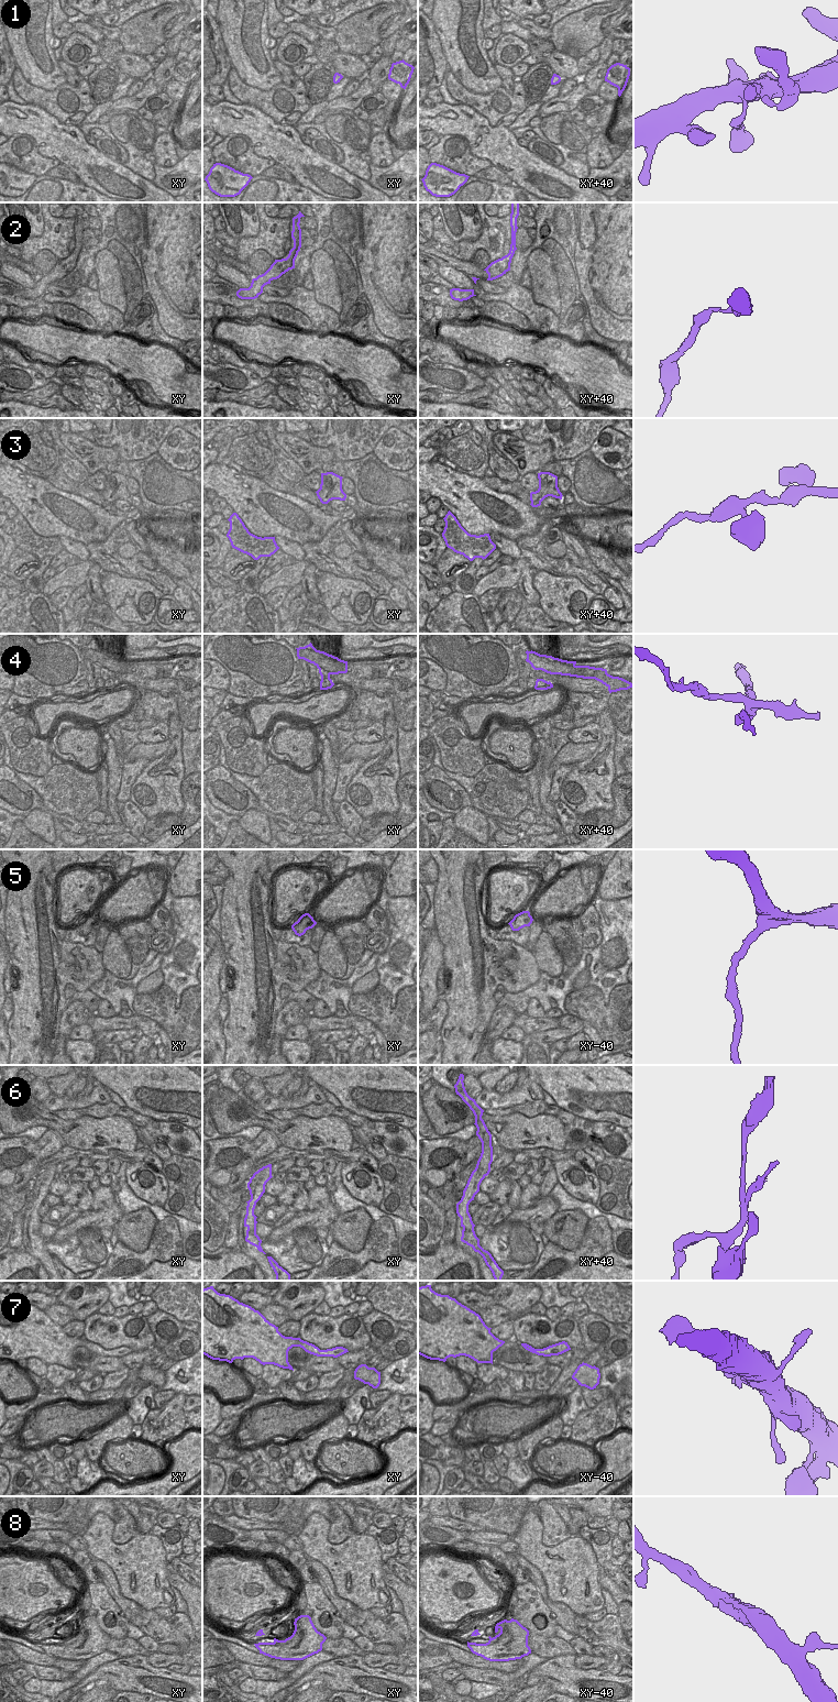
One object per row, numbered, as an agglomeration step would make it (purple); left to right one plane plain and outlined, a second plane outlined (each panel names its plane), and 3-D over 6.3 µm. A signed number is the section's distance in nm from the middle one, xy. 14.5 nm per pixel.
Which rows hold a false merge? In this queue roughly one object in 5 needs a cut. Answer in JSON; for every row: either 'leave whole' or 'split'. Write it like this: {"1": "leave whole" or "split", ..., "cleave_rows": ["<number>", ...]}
{"1": "leave whole", "2": "leave whole", "3": "leave whole", "4": "split", "5": "leave whole", "6": "split", "7": "leave whole", "8": "leave whole", "cleave_rows": ["4", "6"]}

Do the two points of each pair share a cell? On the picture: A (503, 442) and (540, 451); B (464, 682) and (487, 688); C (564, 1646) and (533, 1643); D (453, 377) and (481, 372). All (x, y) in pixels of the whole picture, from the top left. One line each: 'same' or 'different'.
A: same
B: same
C: same
D: different

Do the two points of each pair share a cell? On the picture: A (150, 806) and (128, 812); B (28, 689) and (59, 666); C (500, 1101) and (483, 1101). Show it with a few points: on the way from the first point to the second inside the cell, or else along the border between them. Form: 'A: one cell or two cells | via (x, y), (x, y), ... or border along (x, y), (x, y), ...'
A: two cells | border along (129, 800), (147, 819)
B: one cell | via (35, 681), (52, 666)
C: one cell | via (496, 1101), (487, 1101)

